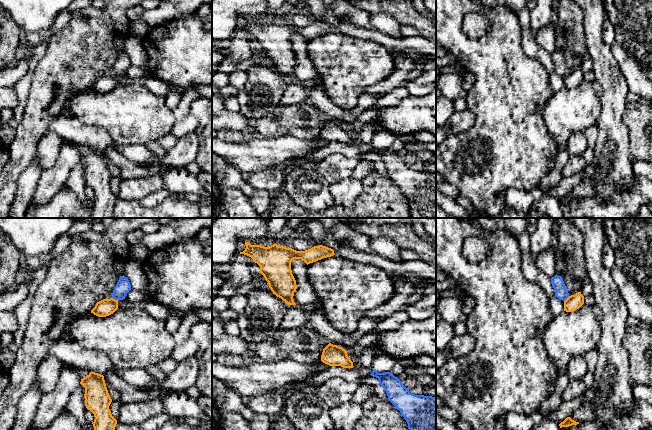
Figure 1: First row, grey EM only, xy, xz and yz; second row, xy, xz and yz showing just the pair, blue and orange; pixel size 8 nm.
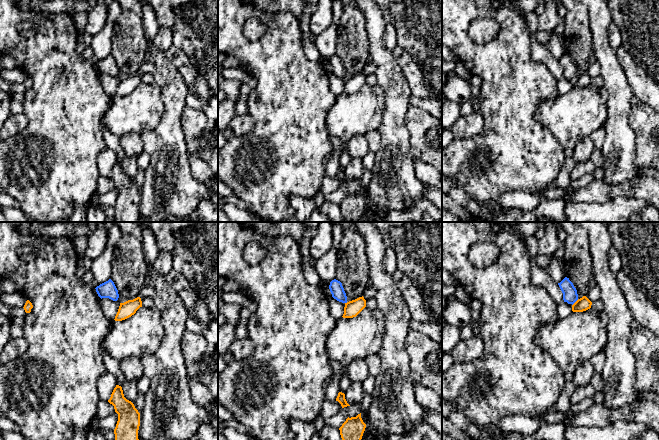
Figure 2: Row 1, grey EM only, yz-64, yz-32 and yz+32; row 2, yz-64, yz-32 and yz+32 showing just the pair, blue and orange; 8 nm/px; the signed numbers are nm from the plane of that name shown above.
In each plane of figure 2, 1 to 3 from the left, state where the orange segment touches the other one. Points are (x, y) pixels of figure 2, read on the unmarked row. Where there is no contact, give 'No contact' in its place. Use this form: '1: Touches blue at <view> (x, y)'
1: No contact
2: No contact
3: Touches blue at yz+32 (575, 77)

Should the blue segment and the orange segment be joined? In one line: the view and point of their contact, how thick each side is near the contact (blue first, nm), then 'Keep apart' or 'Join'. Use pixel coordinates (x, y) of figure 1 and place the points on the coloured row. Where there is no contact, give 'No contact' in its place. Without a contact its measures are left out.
Touches blue at xy (115, 299). Thickness 120 nm (blue) against 140 nm. Keep apart

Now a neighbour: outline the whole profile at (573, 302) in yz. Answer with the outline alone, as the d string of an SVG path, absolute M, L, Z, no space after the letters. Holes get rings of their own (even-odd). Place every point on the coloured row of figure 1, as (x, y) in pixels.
M578 292L574 295L569 296L564 301L564 311L573 312L579 309L584 304L584 296L581 292Z

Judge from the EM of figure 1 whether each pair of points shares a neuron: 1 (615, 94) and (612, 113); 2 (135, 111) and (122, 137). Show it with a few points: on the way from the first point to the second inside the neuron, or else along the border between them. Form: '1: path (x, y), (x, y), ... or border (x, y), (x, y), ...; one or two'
1: path (614, 99), (613, 108); one
2: path (130, 117), (123, 131); one

